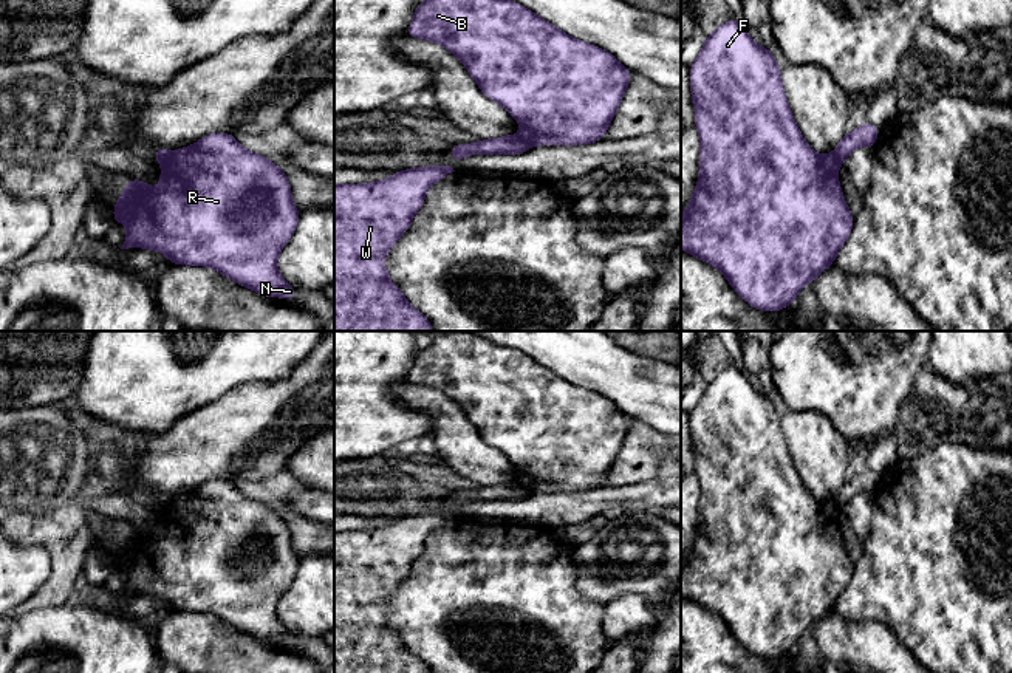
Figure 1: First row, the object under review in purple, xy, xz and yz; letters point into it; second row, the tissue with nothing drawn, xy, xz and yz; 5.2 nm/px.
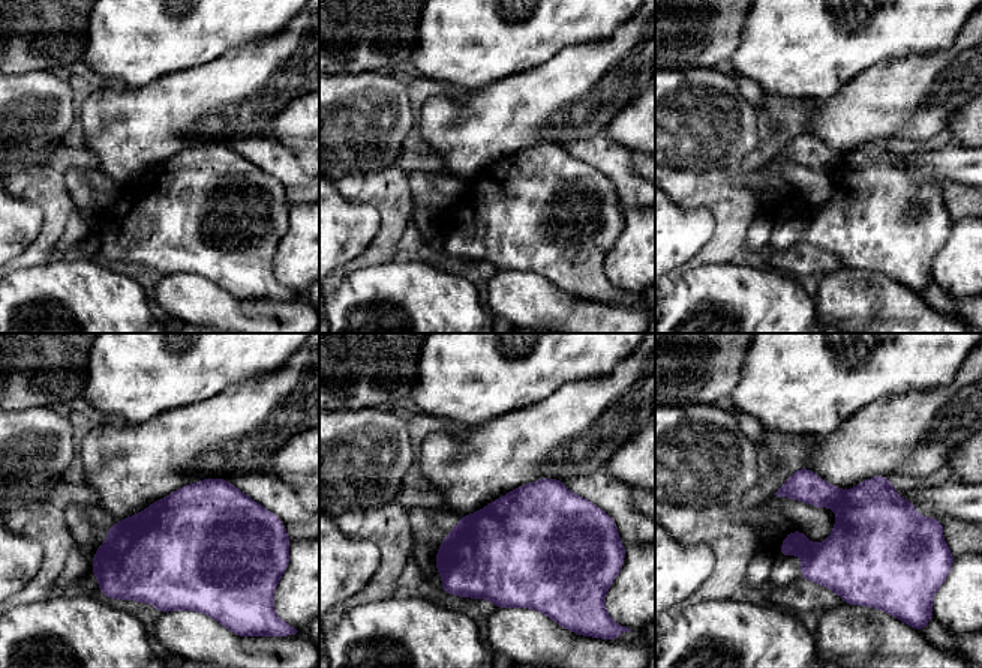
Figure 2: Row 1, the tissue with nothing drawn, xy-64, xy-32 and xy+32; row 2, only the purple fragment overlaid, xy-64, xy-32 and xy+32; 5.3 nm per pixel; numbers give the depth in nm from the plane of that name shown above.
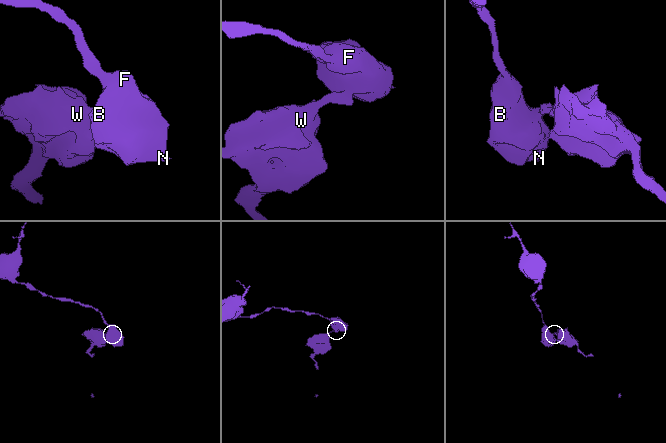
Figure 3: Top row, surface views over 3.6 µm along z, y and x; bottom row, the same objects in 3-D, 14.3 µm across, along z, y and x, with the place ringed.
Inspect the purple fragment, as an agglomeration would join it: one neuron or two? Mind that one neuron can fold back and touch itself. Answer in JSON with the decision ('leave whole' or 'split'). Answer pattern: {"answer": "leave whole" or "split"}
{"answer": "split"}

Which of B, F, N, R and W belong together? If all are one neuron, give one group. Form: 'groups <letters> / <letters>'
groups B F N R / W

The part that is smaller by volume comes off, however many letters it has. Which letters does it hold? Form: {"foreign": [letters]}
{"foreign": ["W"]}

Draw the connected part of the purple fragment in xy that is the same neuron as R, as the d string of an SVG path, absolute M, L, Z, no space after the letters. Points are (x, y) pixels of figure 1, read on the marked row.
M218 132L176 150L162 162L159 183L161 187L153 189L135 178L113 204L115 223L127 226L121 249L145 248L162 252L172 265L209 266L248 289L292 302L296 288L279 274L277 258L297 227L300 210L292 203L289 181L280 167L241 147L232 135Z

